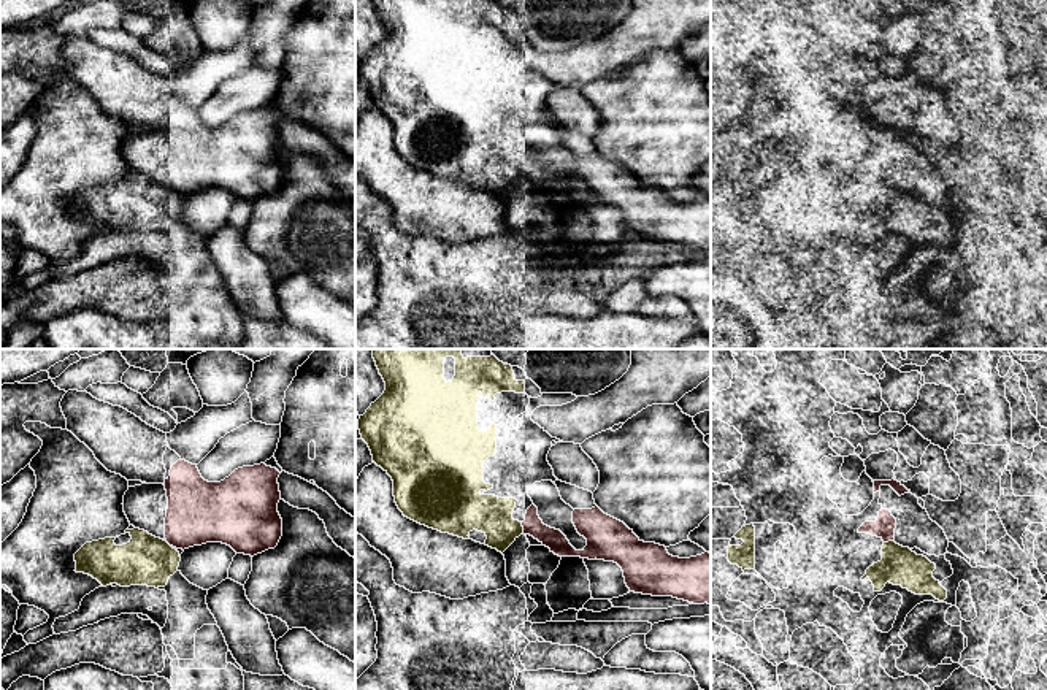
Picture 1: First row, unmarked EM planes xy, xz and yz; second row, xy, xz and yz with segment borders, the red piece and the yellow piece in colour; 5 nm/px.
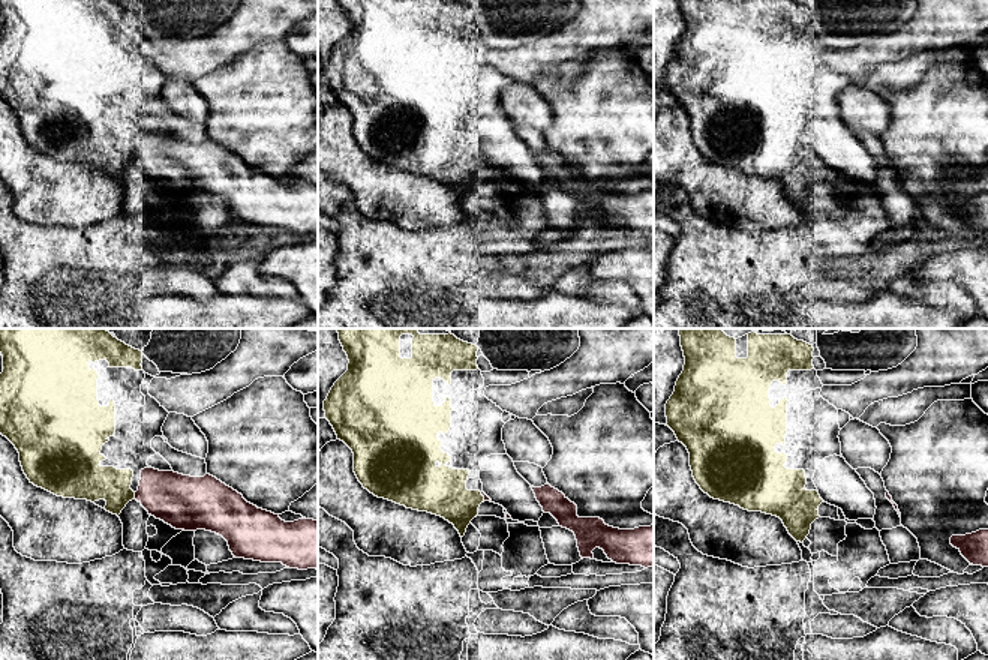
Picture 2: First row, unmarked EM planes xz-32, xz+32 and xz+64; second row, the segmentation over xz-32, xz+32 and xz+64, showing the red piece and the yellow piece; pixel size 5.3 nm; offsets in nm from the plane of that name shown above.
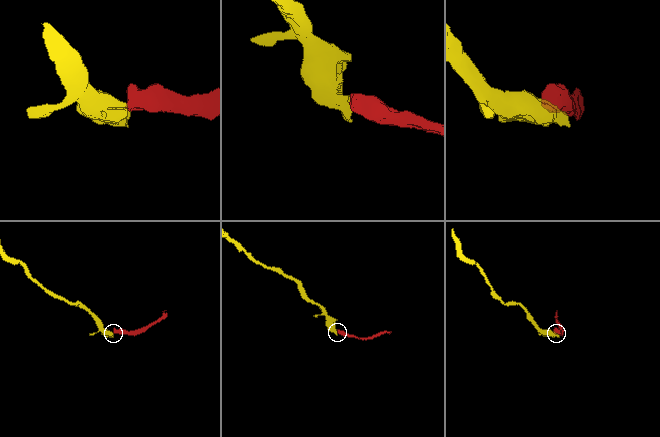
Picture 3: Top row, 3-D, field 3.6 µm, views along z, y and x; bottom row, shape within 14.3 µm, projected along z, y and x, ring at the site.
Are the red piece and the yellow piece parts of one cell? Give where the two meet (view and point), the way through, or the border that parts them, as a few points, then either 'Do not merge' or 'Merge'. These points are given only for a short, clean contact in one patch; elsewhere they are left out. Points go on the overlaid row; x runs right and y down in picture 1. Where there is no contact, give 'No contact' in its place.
Touches red at xz (524, 528). Do not merge

